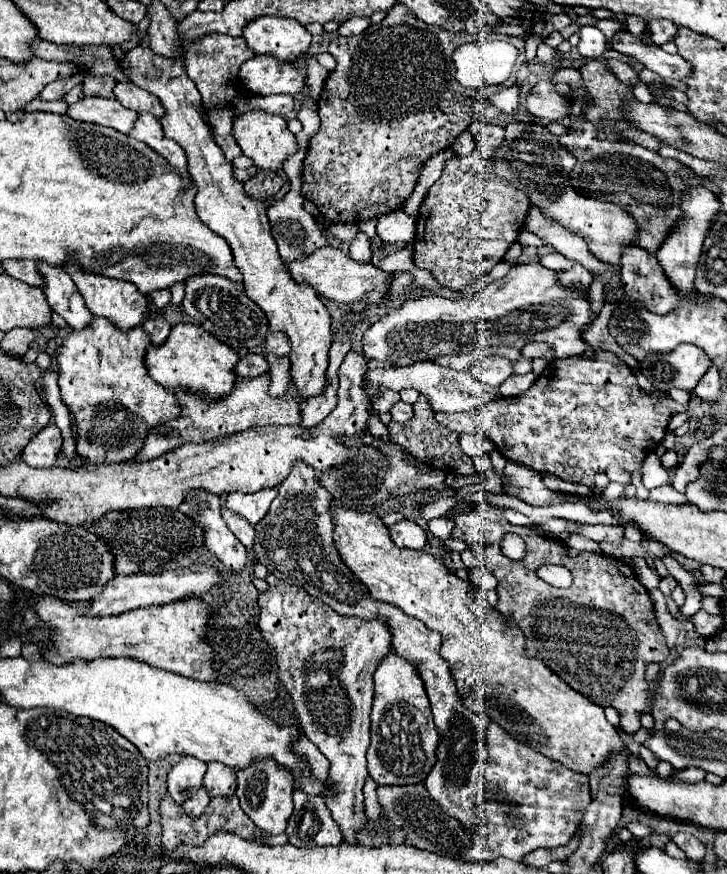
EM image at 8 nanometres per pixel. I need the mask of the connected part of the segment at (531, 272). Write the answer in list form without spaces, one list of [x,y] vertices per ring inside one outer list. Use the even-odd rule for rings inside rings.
[[[529,262],[513,266],[507,276],[493,280],[483,292],[471,298],[461,298],[453,302],[437,296],[421,296],[415,300],[407,300],[403,306],[391,310],[363,334],[363,352],[367,358],[387,360],[397,366],[409,366],[421,360],[431,360],[435,356],[473,352],[477,348],[487,350],[491,346],[523,348],[527,342],[547,342],[553,348],[555,358],[581,356],[585,352],[585,340],[581,332],[587,328],[591,314],[593,312],[587,290],[581,292],[575,288],[567,290],[557,280],[557,272],[541,266],[539,262]]]

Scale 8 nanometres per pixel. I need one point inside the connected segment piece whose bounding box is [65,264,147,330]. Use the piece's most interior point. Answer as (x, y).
(121, 302)

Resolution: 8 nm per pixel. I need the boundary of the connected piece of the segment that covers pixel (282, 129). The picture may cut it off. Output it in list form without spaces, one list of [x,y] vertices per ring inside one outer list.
[[[253,110],[233,120],[233,136],[243,150],[245,156],[253,160],[253,164],[261,170],[277,172],[283,168],[283,162],[297,152],[297,138],[287,130],[287,120],[269,112]]]

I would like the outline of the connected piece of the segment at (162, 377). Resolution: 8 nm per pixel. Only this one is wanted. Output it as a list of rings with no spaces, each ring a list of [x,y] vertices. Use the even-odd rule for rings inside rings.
[[[183,322],[171,328],[171,334],[165,340],[165,344],[161,344],[161,348],[149,344],[145,354],[145,366],[149,370],[149,376],[163,388],[173,390],[177,386],[187,386],[191,390],[201,390],[211,398],[221,398],[233,388],[233,366],[237,364],[237,360],[239,354],[233,348],[209,336],[209,332],[205,332],[199,324]]]

